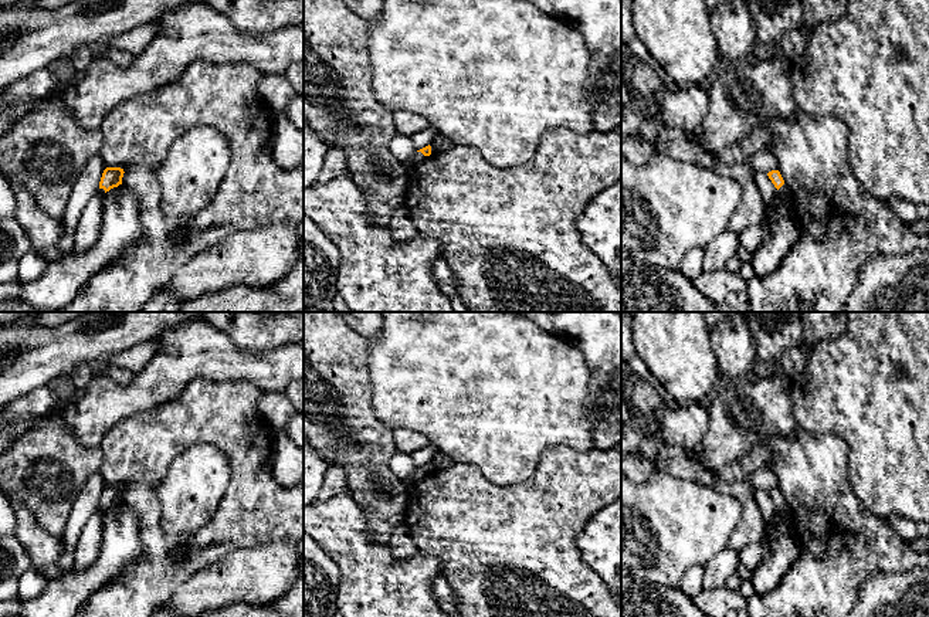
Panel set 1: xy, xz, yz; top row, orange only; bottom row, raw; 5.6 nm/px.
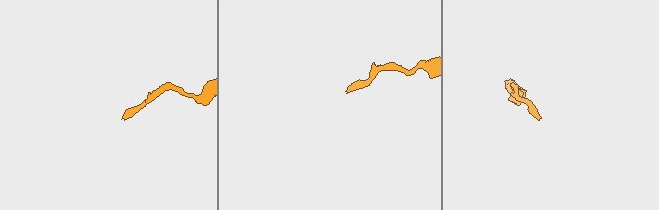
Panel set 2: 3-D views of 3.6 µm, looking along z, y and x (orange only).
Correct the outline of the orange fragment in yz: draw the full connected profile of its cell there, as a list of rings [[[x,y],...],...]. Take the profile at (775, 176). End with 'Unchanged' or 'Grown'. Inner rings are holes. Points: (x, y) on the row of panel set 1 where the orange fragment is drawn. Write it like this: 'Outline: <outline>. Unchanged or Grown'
Outline: [[[772,170],[772,172],[767,173],[767,176],[772,180],[772,183],[774,184],[774,187],[777,189],[779,196],[783,200],[789,201],[790,200],[790,191],[789,191],[787,186],[784,184],[784,180],[783,180],[780,172]]]. Grown

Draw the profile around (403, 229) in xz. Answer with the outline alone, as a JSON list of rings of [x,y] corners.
[[[404,206],[393,210],[387,226],[391,230],[393,238],[400,243],[408,241],[418,234]]]

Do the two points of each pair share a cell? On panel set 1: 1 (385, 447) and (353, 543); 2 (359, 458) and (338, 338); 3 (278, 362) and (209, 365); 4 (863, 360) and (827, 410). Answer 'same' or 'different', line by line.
1: different
2: same
3: same
4: same

